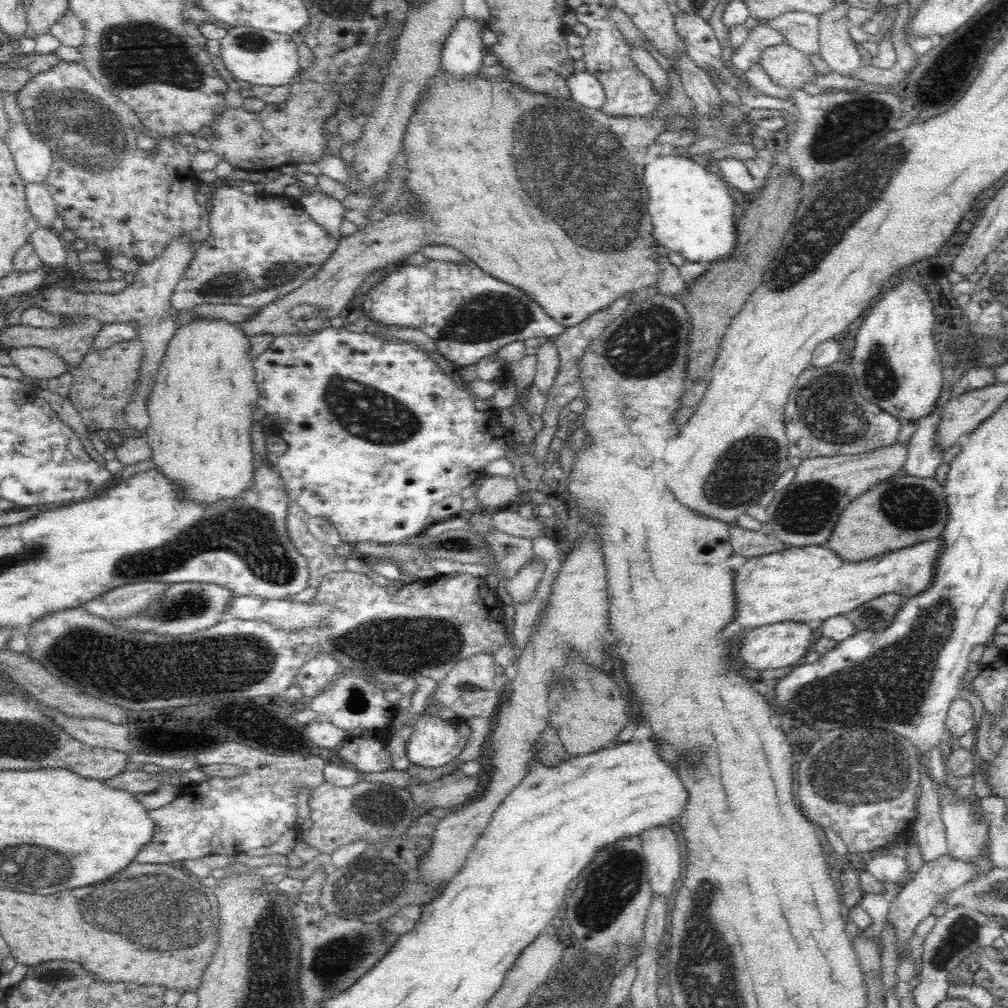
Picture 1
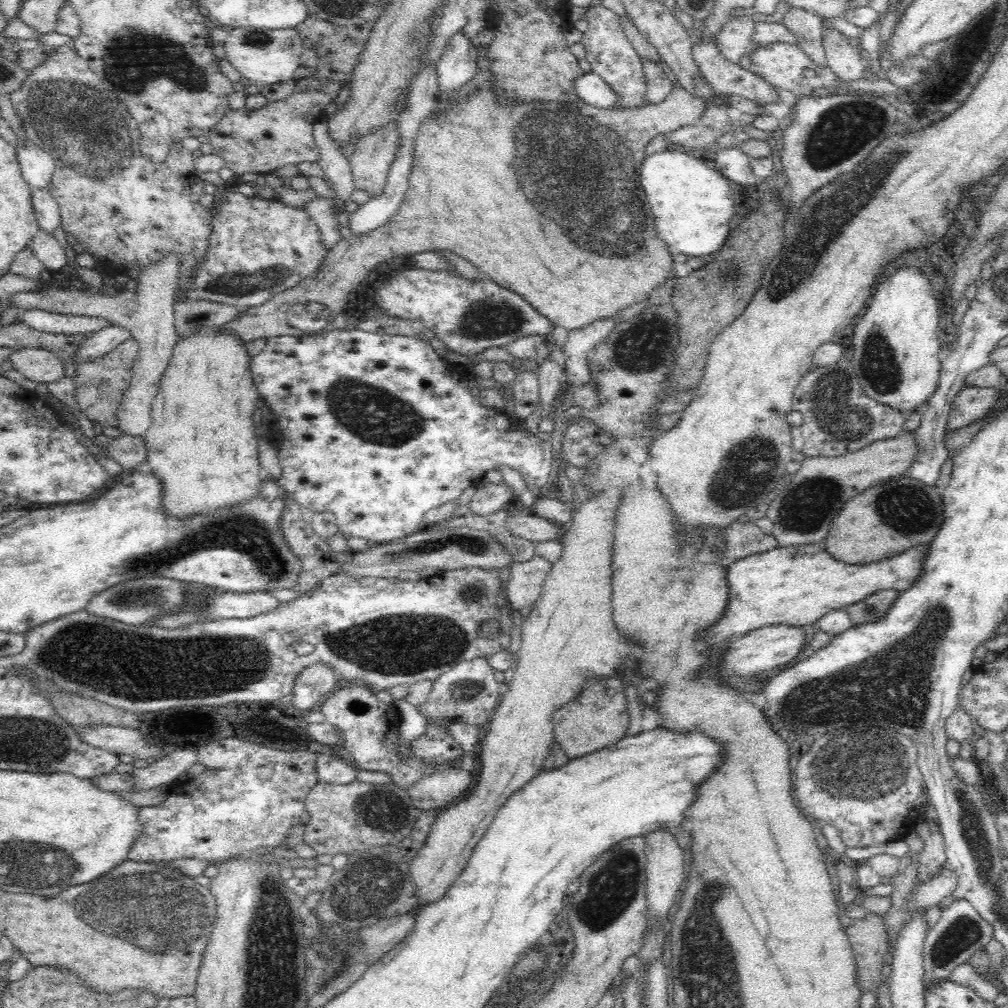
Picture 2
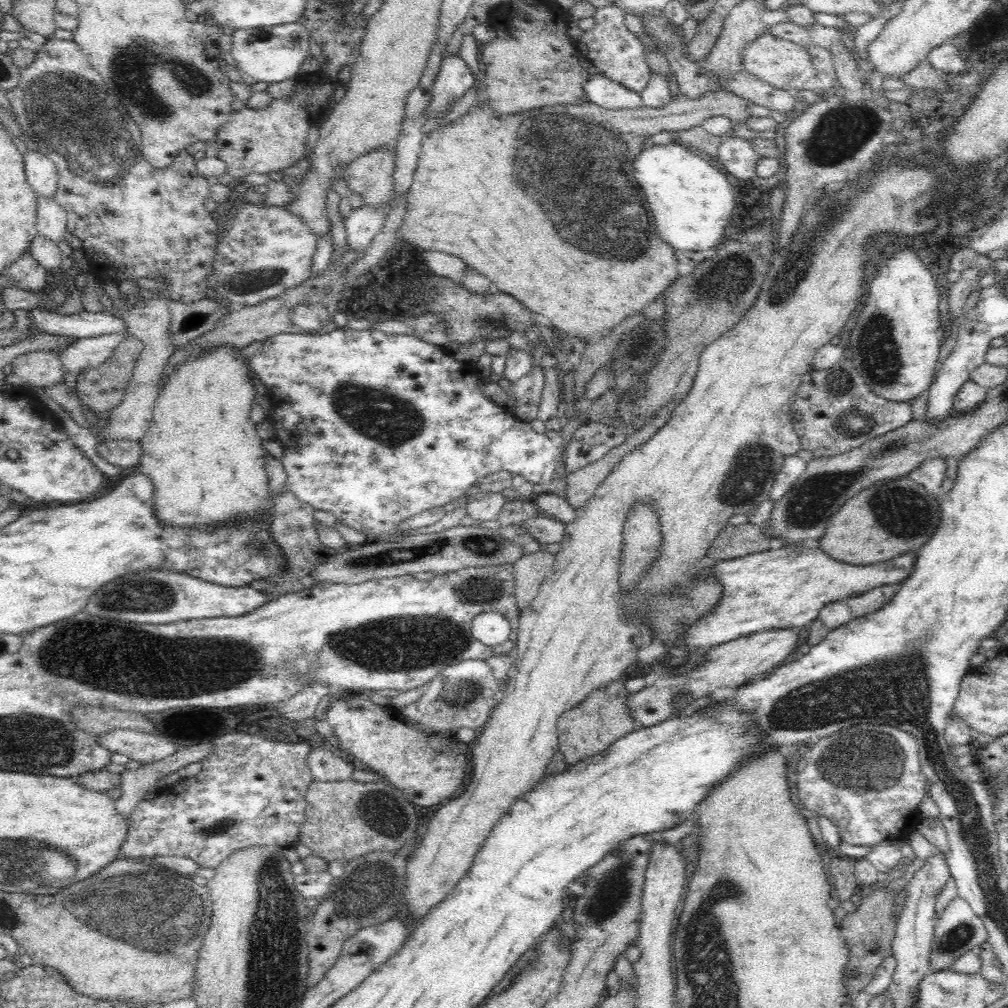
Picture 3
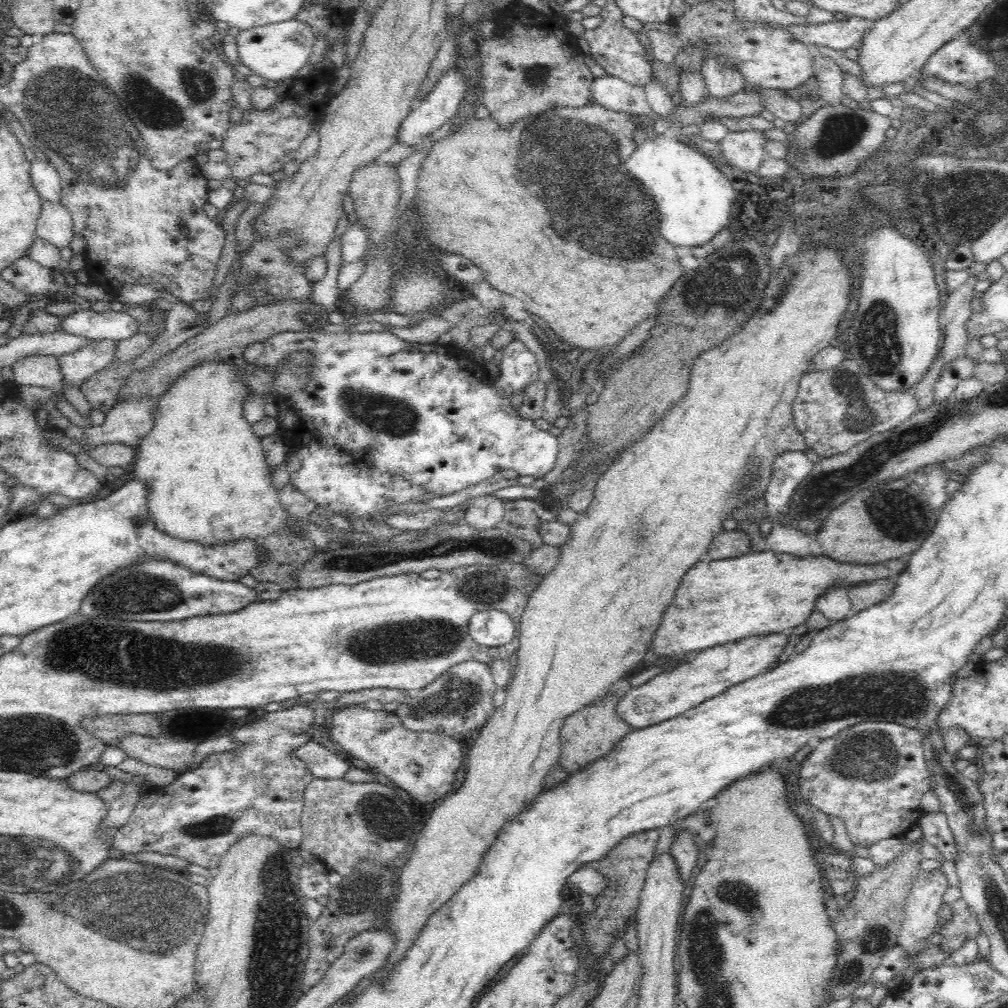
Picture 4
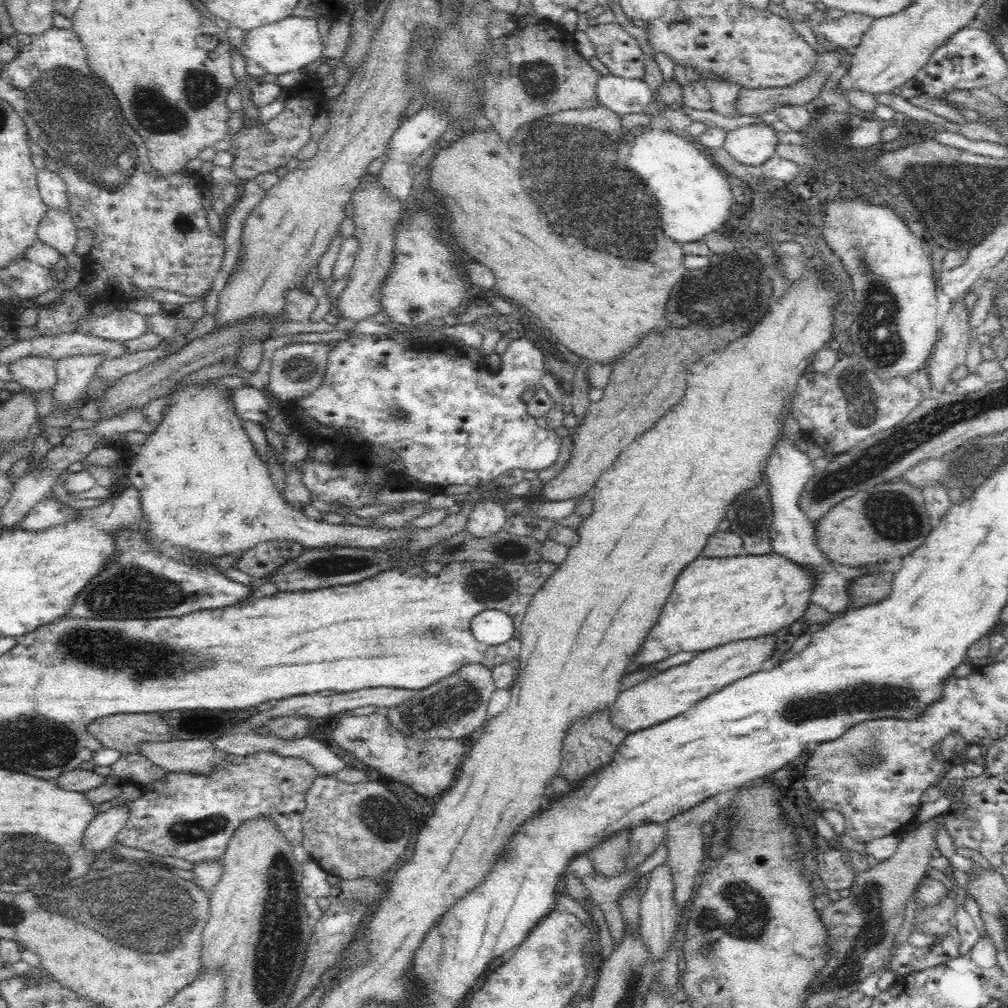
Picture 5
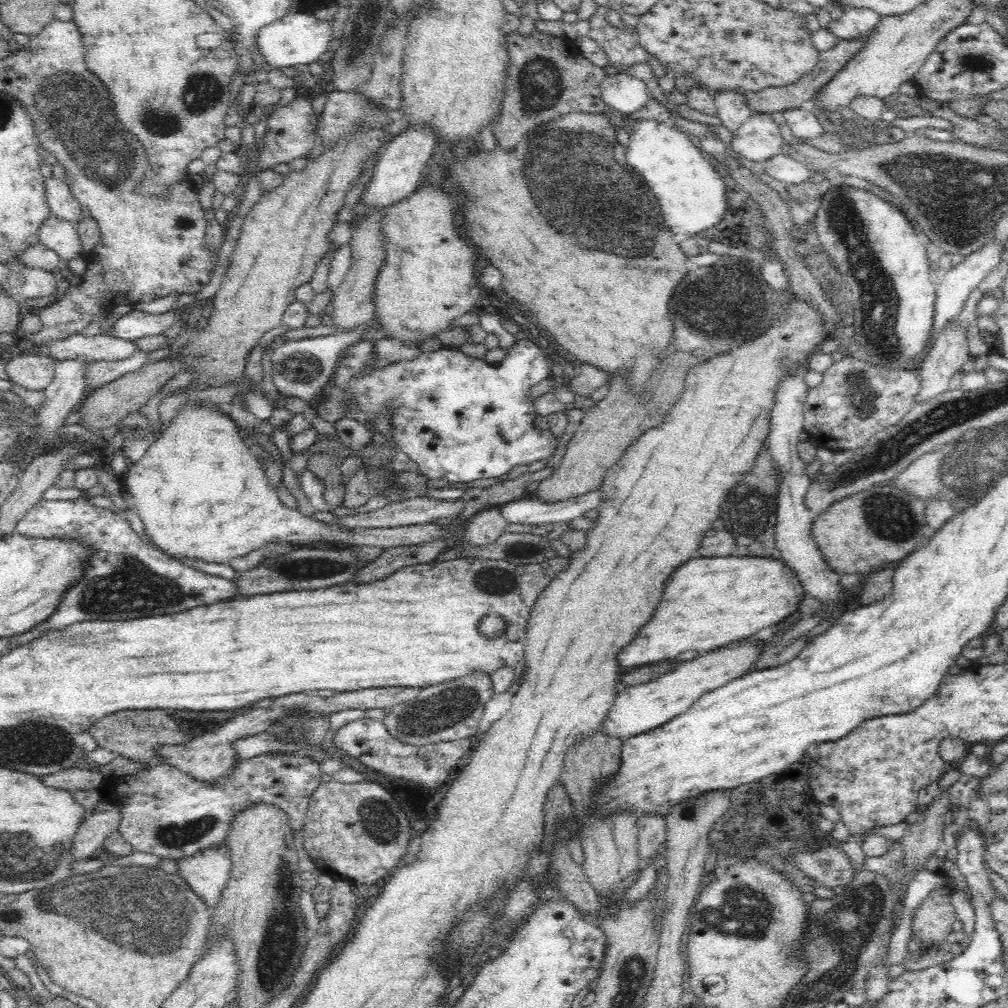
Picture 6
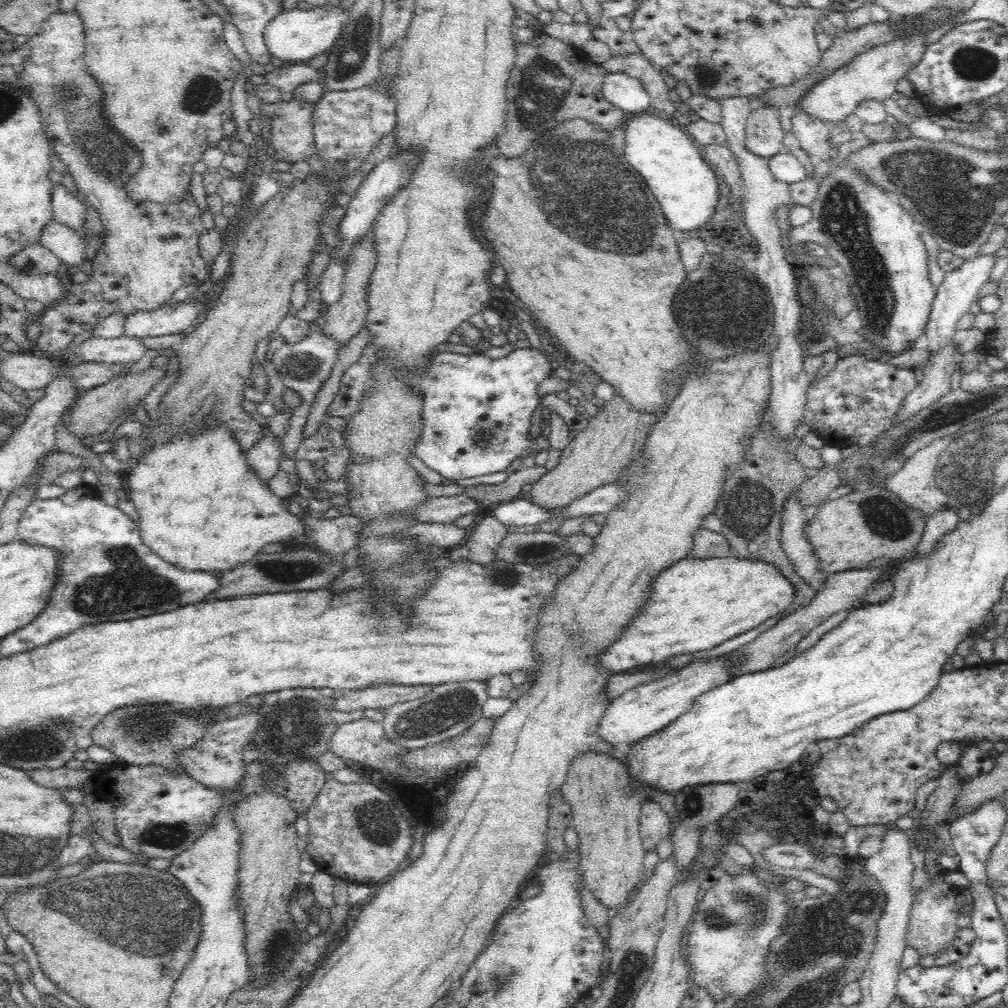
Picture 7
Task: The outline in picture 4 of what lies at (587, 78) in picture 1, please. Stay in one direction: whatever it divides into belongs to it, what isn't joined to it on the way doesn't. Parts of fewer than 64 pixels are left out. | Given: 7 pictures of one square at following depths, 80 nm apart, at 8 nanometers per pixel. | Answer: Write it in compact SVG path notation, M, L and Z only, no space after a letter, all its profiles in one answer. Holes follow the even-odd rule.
M614 75L595 79L590 91L592 99L600 106L616 112L652 116L653 110L646 101L644 87L628 83Z

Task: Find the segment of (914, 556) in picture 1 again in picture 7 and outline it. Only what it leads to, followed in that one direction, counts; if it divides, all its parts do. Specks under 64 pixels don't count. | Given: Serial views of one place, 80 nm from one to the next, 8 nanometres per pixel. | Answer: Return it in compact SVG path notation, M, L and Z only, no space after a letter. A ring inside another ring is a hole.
M736 557L682 558L668 569L658 572L652 580L650 600L640 614L624 628L622 636L602 654L600 664L612 673L622 673L645 666L658 666L681 654L712 649L726 640L762 624L771 616L781 615L794 598L794 587L768 562Z

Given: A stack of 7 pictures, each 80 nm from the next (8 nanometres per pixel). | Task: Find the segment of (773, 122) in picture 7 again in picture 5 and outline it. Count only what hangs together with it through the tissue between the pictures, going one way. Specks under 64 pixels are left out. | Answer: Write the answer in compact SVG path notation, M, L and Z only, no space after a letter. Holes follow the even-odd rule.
M760 120L728 131L723 149L744 165L760 167L776 153L778 143L773 125Z

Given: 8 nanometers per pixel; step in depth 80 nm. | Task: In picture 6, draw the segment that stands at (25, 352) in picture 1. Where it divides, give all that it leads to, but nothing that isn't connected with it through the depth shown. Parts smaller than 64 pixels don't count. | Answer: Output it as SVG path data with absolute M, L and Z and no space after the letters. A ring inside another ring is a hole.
M22 354L6 360L6 378L28 390L44 390L55 375L57 360L46 355Z

